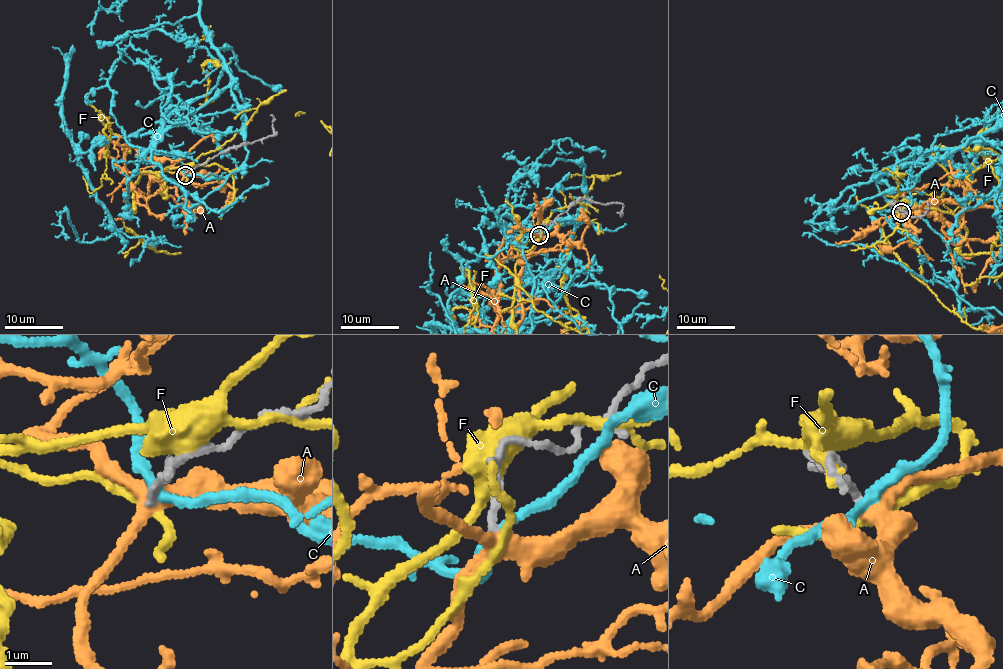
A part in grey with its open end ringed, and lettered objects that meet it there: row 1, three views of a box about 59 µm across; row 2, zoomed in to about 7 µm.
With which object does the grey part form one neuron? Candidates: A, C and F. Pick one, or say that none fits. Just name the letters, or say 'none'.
none

